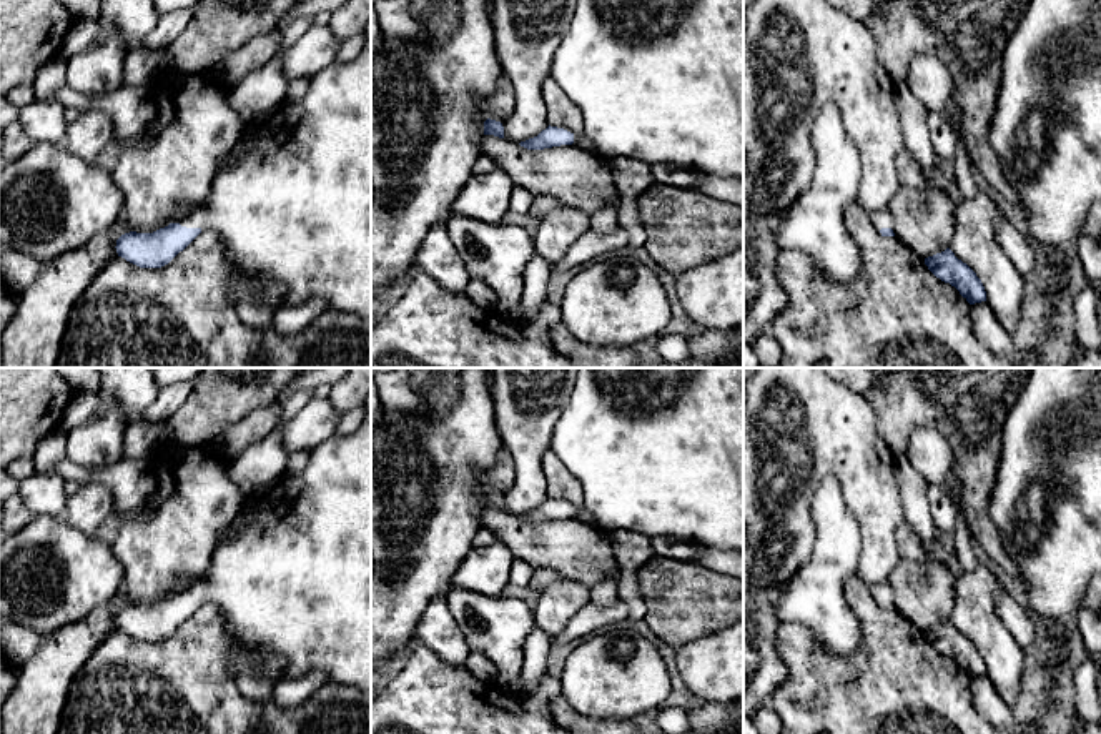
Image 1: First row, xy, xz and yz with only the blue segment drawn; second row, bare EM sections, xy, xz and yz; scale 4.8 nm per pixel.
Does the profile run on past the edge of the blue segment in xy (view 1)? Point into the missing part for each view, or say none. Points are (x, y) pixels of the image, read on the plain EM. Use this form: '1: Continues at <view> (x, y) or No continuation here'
1: Continues at xy (293, 580)

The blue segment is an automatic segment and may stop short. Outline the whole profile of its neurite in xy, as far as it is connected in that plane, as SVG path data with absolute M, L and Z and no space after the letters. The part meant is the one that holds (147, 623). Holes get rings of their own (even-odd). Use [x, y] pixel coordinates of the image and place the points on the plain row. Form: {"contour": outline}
{"contour": "M366 414L358 429L351 434L334 434L318 444L311 453L303 471L284 473L274 486L261 494L251 496L235 519L231 534L223 538L213 551L208 573L180 596L170 596L153 606L130 604L116 612L116 626L140 641L161 641L183 624L205 601L213 603L225 622L225 634L235 641L228 647L226 662L235 676L259 666L266 657L281 657L286 666L281 679L299 677L306 672L324 671L333 681L371 692L371 414Z"}

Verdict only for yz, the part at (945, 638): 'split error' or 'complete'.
complete

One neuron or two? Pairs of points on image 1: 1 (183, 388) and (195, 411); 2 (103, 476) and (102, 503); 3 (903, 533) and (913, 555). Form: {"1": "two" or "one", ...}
{"1": "two", "2": "two", "3": "one"}

